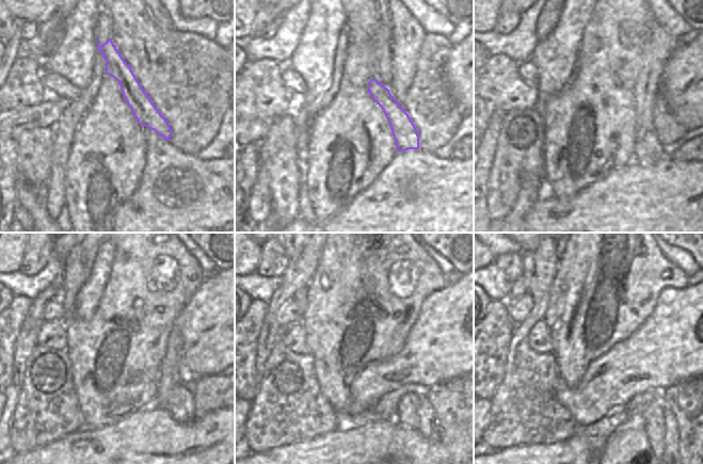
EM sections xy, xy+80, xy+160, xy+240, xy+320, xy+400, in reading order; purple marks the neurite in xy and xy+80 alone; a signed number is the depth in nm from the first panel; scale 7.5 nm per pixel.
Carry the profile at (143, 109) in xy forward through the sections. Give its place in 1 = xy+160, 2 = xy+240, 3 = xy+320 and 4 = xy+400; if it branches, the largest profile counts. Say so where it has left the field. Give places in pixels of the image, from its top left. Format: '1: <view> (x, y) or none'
1: xy+160 (649, 150)
2: xy+240 (180, 405)
3: xy+320 (425, 411)
4: xy+400 (671, 431)

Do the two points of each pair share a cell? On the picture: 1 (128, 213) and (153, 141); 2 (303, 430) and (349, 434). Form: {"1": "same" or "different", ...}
{"1": "same", "2": "different"}

